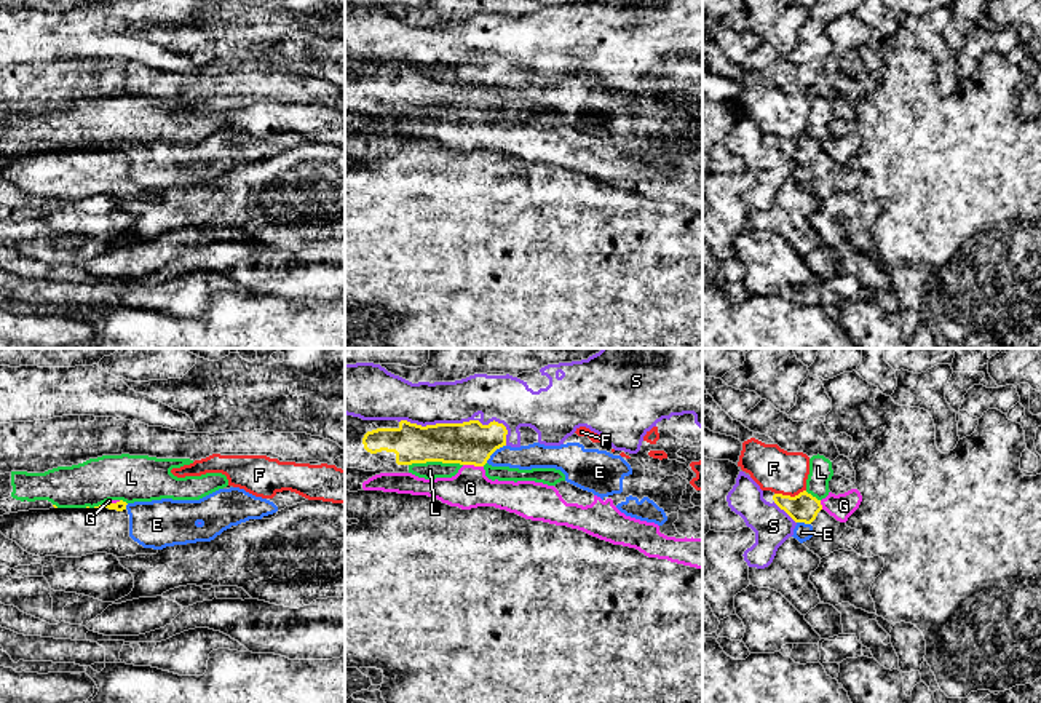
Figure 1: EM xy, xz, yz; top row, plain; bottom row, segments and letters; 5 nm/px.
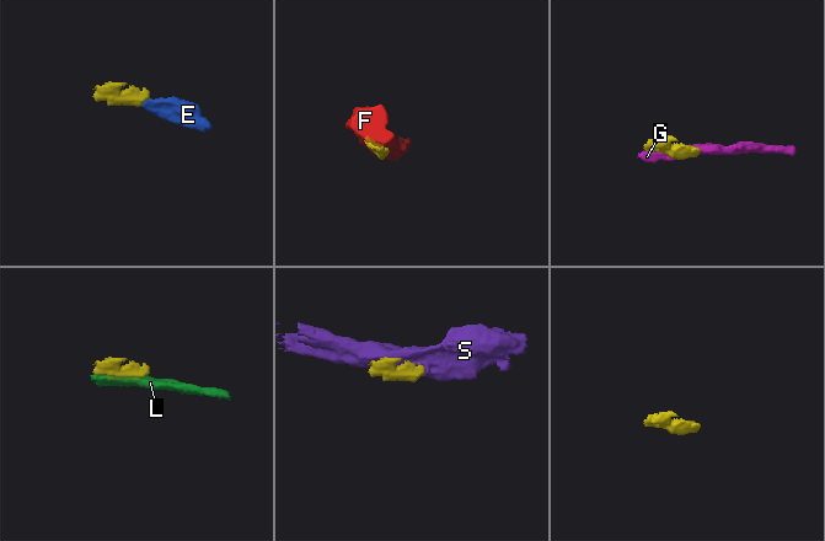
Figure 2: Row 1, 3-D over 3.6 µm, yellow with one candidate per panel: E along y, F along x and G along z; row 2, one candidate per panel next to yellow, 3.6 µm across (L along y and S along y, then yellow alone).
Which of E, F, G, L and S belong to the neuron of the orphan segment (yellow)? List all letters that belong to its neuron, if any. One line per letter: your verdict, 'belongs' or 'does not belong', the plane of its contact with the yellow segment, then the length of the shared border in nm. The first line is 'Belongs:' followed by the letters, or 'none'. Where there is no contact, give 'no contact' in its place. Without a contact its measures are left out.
Belongs: E
E: belongs; contact in xz; length 140 nm
F: does not belong; contact in yz; length 160 nm
G: does not belong; contact in xz; length 110 nm
L: does not belong; contact in xz; length 280 nm
S: does not belong; contact in xz; length 550 nm

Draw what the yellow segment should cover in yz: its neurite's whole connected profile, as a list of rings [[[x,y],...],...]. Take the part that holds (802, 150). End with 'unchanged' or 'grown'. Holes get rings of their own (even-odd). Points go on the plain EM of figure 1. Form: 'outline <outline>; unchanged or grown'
outline [[[806,133],[800,134],[795,139],[774,136],[773,142],[797,165],[792,179],[797,181],[800,185],[809,182],[813,179],[811,165],[822,152],[821,142],[813,139]]]; grown

